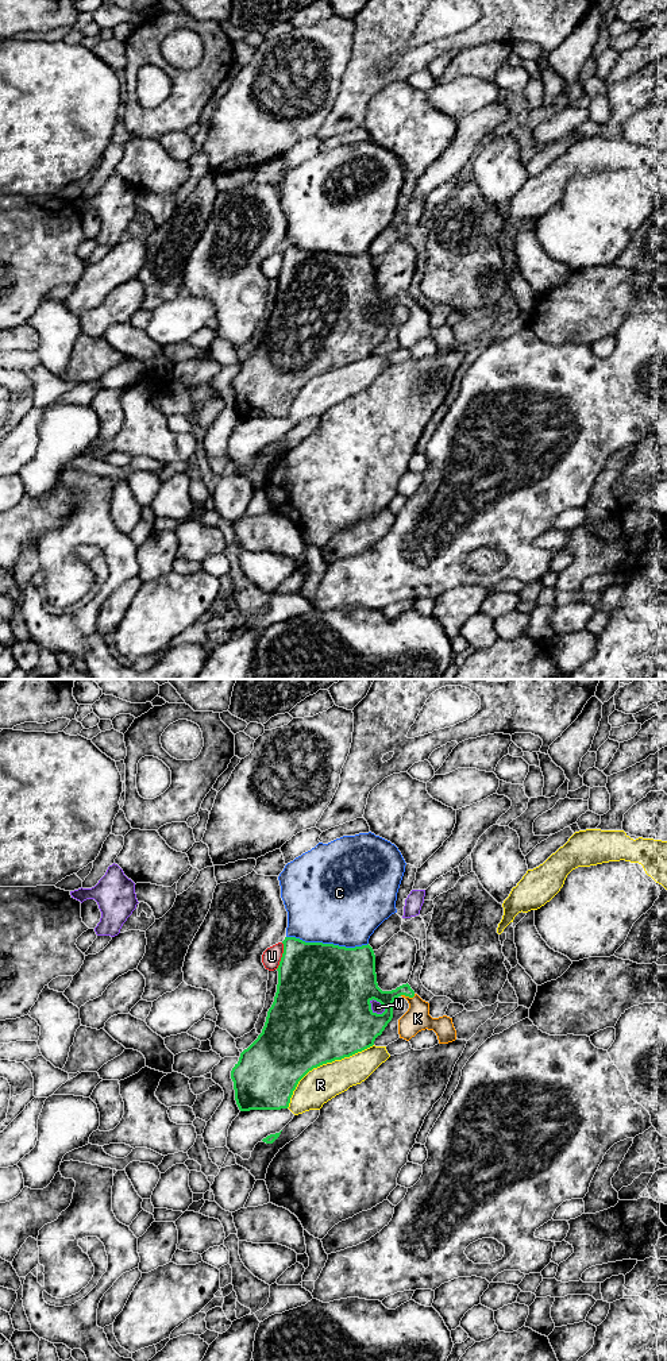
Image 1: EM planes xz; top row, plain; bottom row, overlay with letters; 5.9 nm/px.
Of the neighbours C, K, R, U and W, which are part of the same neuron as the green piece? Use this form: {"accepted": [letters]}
{"accepted": ["K"]}

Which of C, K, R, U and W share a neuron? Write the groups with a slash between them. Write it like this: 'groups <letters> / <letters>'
groups C / K / R / U / W

